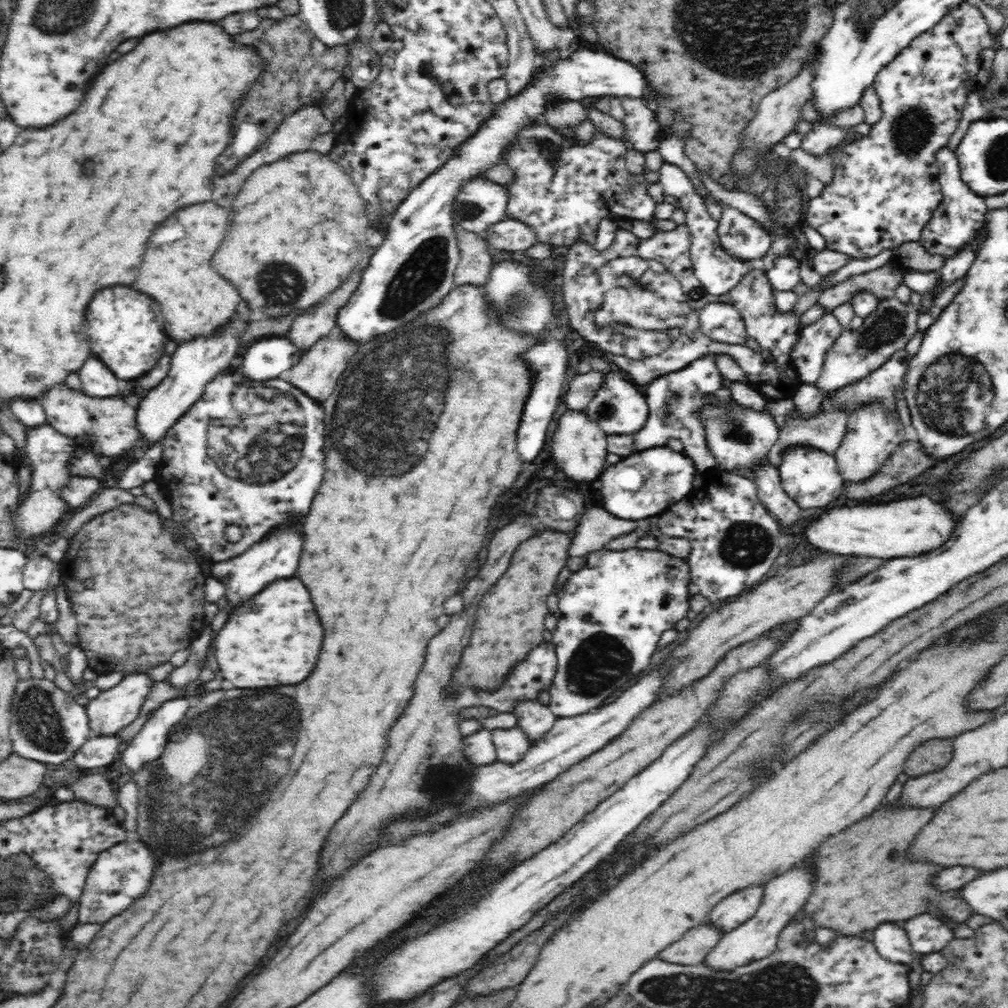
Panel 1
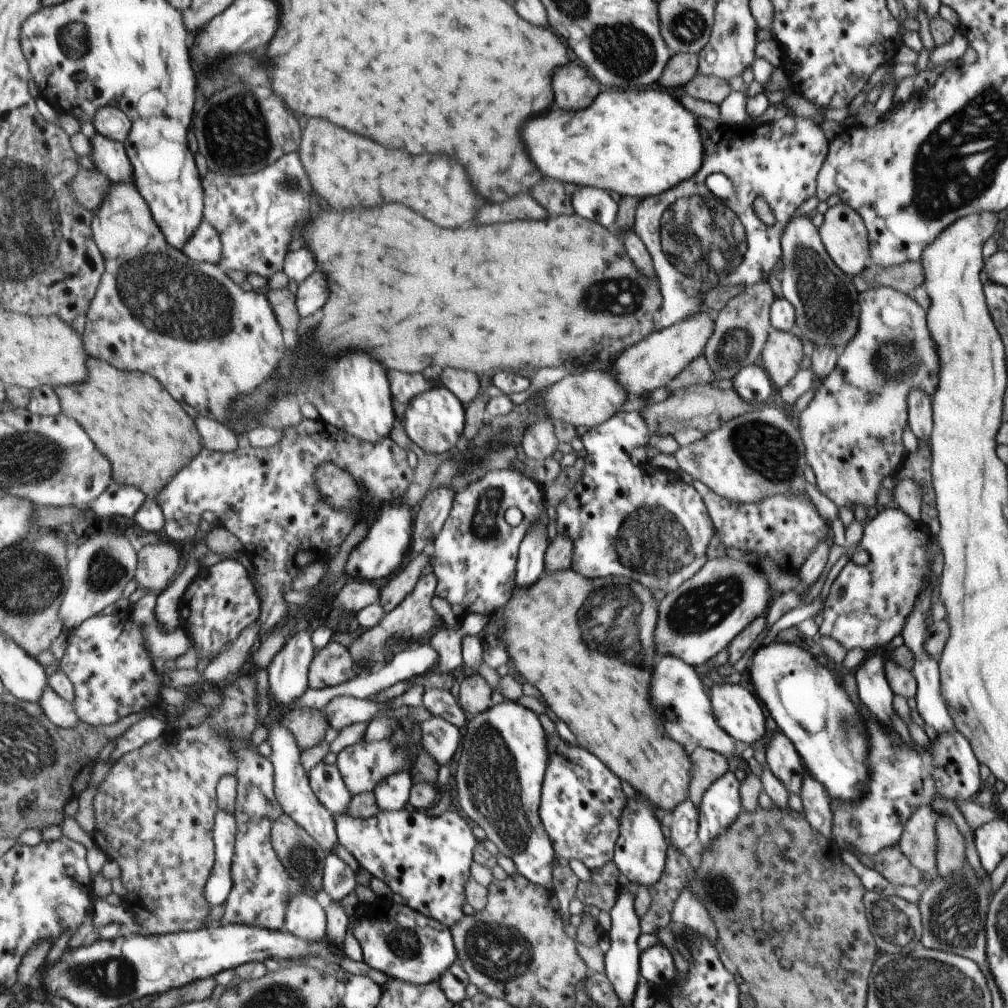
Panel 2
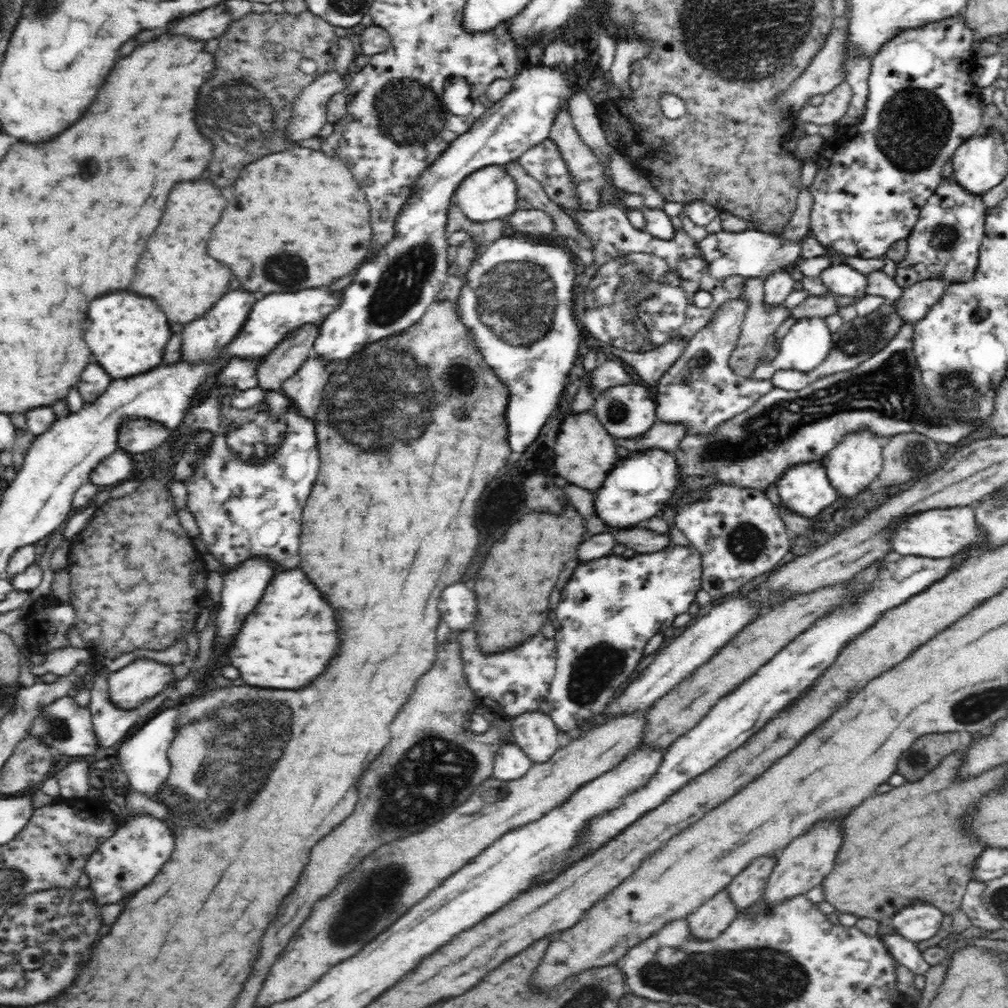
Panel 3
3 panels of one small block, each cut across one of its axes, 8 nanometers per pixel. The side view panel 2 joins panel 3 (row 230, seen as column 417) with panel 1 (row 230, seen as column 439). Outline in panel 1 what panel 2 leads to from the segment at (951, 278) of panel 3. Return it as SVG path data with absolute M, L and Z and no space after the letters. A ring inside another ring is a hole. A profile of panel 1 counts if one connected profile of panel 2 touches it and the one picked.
M948 147L938 152L938 182L940 182L944 200L931 214L930 220L925 224L918 240L926 252L938 254L938 256L943 256L946 259L950 259L961 252L961 249L969 244L970 240L976 238L982 228L985 228L985 216L988 212L985 198L980 198L971 192L970 187L963 182L955 155L955 151L949 150Z

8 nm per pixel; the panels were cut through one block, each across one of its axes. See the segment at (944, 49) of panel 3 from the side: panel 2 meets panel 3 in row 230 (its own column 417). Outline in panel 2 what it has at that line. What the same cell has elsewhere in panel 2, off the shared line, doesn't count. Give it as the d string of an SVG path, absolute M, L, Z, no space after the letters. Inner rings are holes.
M405 808L399 811L380 811L368 818L353 817L348 813L337 813L336 816L339 839L360 867L384 880L412 910L435 918L448 928L461 921L464 884L471 876L472 854L475 854L474 846L477 846L466 820L462 820L451 808L438 818L431 818L428 813L423 814L420 810L407 811Z

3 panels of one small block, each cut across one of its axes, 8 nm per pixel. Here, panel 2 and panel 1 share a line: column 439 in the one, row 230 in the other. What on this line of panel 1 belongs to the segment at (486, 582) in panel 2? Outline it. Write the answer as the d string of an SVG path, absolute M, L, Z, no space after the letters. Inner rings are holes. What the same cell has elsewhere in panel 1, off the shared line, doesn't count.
M534 124L534 128L526 128L519 133L517 142L507 152L507 166L514 174L509 188L509 204L506 209L506 219L516 219L530 225L536 231L538 242L548 242L552 248L566 246L567 248L578 239L593 245L595 243L598 224L602 218L618 220L628 218L643 220L656 224L656 202L647 194L649 184L642 175L632 175L626 169L624 154L630 149L627 142L605 135L597 128L595 136L589 144L574 145L562 134L546 124Z

